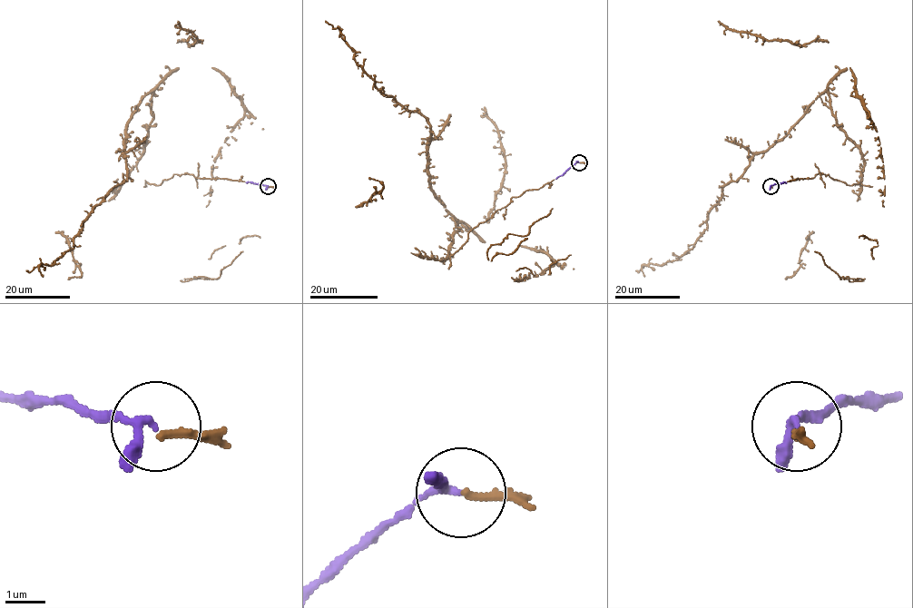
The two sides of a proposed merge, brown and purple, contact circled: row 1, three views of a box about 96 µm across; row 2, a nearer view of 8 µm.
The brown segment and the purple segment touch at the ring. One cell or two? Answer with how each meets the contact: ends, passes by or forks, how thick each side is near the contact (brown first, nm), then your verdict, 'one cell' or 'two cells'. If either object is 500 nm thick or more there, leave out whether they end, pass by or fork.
brown ends; purple passes by; calibres 200 and 170 nm; one cell

